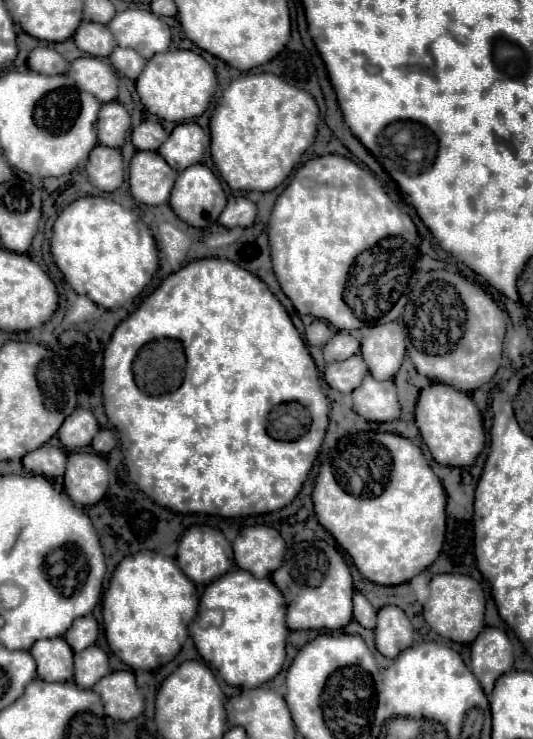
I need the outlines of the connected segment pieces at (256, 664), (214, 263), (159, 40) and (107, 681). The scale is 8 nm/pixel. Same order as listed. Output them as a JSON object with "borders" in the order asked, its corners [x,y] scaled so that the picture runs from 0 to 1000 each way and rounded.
{"borders":[[[[435,771],[398,790],[386,793],[379,809],[375,809],[375,839],[368,836],[356,844],[356,861],[368,871],[368,880],[375,888],[394,899],[424,926],[432,928],[450,928],[450,931],[484,931],[510,920],[533,899],[537,882],[537,809],[533,804],[510,790],[503,782],[477,782],[469,774],[458,771]]],[[[379,349],[319,371],[244,430],[225,436],[225,441],[214,447],[210,460],[195,474],[191,533],[199,563],[225,587],[225,604],[236,617],[236,631],[248,652],[304,687],[338,696],[398,696],[417,701],[480,698],[480,696],[499,696],[540,685],[567,663],[567,655],[585,633],[585,625],[597,617],[615,576],[615,560],[619,560],[619,541],[600,525],[593,493],[567,455],[552,444],[540,422],[533,419],[533,414],[522,409],[522,403],[503,392],[503,387],[484,373],[477,373],[473,368],[450,363],[432,352],[413,352],[413,349]]],[[[240,11],[221,16],[203,38],[218,54],[218,62],[255,65],[255,70],[263,70],[263,76],[274,81],[296,70],[311,70],[323,54],[315,32],[281,14],[266,11]]],[[[225,907],[195,915],[176,931],[188,939],[195,963],[214,974],[251,974],[270,961],[270,942],[259,936],[251,909]]]]}

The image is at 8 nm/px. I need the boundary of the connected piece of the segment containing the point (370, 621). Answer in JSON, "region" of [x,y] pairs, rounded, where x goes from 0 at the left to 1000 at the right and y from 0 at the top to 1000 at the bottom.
{"region":[[[675,801],[664,804],[664,839],[683,850],[705,847],[705,823]]]}

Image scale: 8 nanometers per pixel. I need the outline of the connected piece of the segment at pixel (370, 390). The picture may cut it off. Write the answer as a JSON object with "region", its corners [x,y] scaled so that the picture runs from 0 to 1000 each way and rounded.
{"region":[[[694,506],[660,530],[660,544],[664,555],[694,571],[739,571],[754,560],[739,517],[709,517]]]}

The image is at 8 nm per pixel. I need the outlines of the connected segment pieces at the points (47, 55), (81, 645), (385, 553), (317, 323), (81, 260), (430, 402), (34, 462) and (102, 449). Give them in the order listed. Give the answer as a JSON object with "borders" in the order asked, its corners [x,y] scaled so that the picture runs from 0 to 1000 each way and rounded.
{"borders":[[[[64,65],[53,73],[53,89],[75,100],[124,100],[128,84],[98,65]]],[[[154,834],[150,839],[143,839],[143,844],[135,844],[135,850],[120,858],[120,863],[128,866],[139,882],[150,882],[180,869],[184,842],[176,839],[176,834]]],[[[675,585],[675,587],[657,587],[649,593],[642,593],[630,606],[623,609],[615,625],[604,628],[600,641],[593,647],[589,655],[589,666],[585,666],[585,677],[589,677],[589,690],[593,690],[593,701],[597,706],[623,723],[634,739],[660,752],[668,769],[675,771],[675,777],[690,785],[698,785],[702,790],[717,790],[717,793],[739,793],[739,790],[758,790],[765,785],[773,785],[780,777],[795,774],[826,750],[829,736],[835,731],[837,720],[837,668],[833,660],[826,655],[826,647],[814,641],[814,636],[807,633],[803,622],[795,620],[788,604],[780,604],[777,598],[769,598],[758,590],[747,587],[728,587],[728,585]]],[[[589,433],[582,441],[574,441],[574,463],[582,468],[597,468],[604,471],[627,452],[627,444],[608,436],[608,433]]],[[[188,265],[146,268],[113,287],[94,336],[124,382],[195,417],[248,409],[296,365],[296,338],[281,309],[251,287]]],[[[814,517],[795,525],[780,544],[780,574],[811,620],[833,631],[886,631],[908,609],[912,590],[904,563],[874,530]]],[[[83,601],[71,609],[53,612],[41,620],[41,628],[60,641],[75,641],[86,647],[109,647],[109,644],[120,644],[124,614],[113,606]]],[[[188,582],[173,595],[173,606],[184,614],[203,614],[210,606],[218,606],[218,593],[210,582]]]]}

